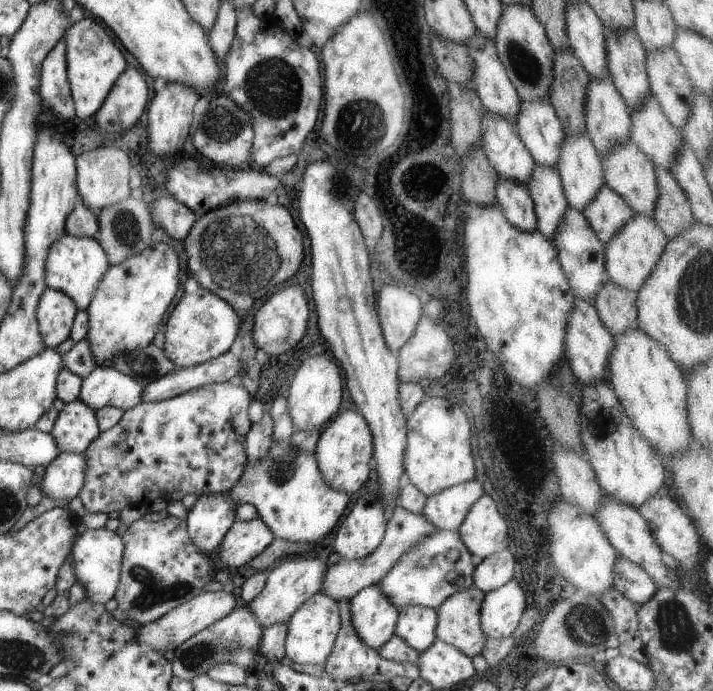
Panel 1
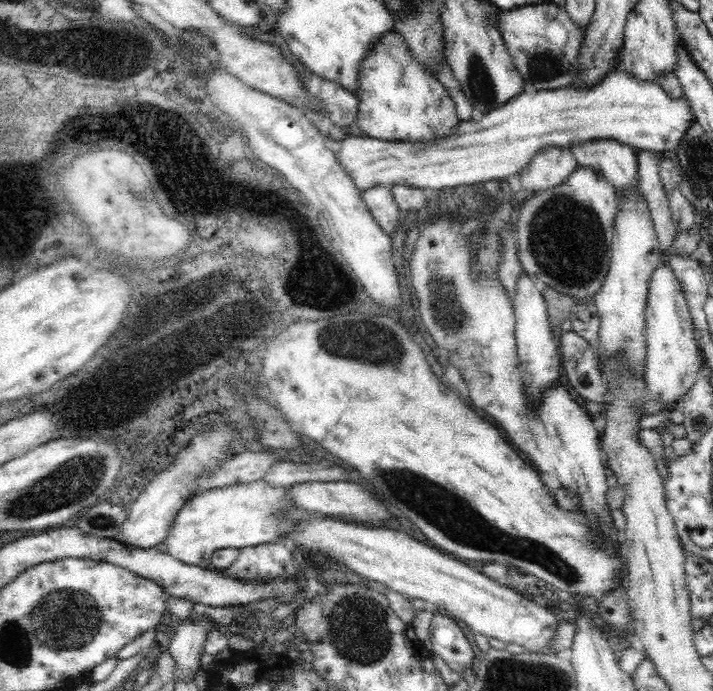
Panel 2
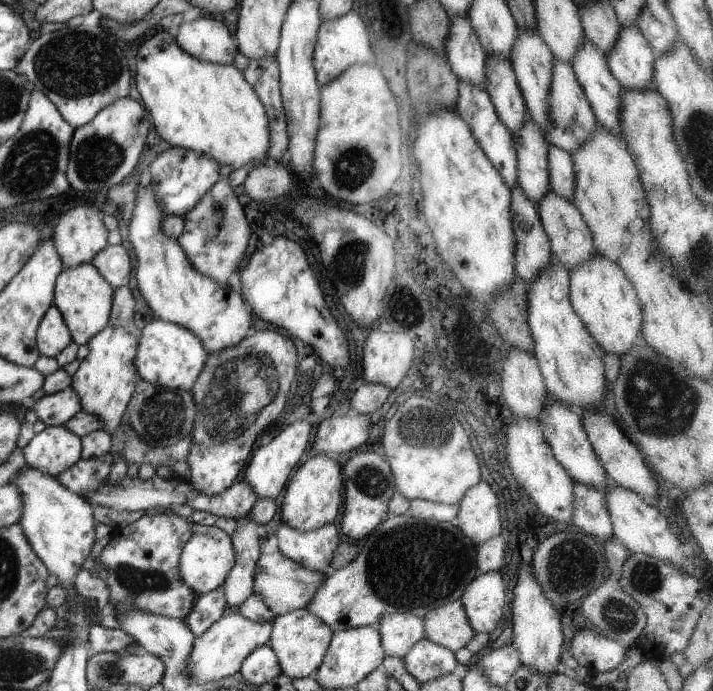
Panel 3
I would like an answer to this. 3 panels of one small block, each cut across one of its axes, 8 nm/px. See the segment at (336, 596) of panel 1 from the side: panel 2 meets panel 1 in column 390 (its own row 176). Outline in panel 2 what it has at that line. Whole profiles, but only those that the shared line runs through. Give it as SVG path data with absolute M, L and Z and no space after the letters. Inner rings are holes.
M548 146L536 152L530 163L518 174L518 182L522 190L536 194L560 185L576 166L577 161L569 148Z

